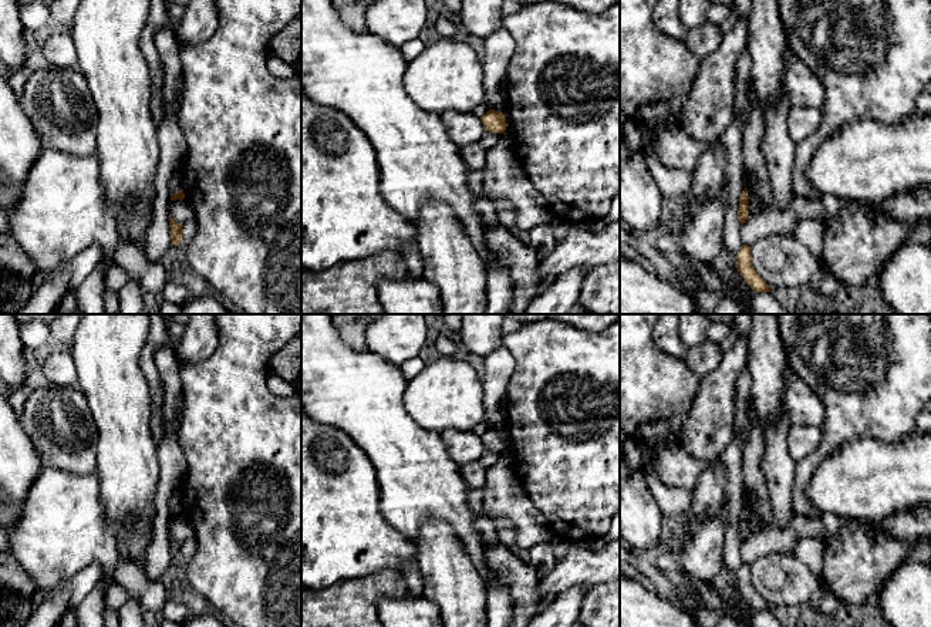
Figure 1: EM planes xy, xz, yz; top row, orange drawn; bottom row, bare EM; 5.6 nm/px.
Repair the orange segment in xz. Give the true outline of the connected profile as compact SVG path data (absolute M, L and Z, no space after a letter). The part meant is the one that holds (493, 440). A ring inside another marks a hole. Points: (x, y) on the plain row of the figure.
M489 428L480 435L485 449L502 452L506 449L506 439L502 429Z

